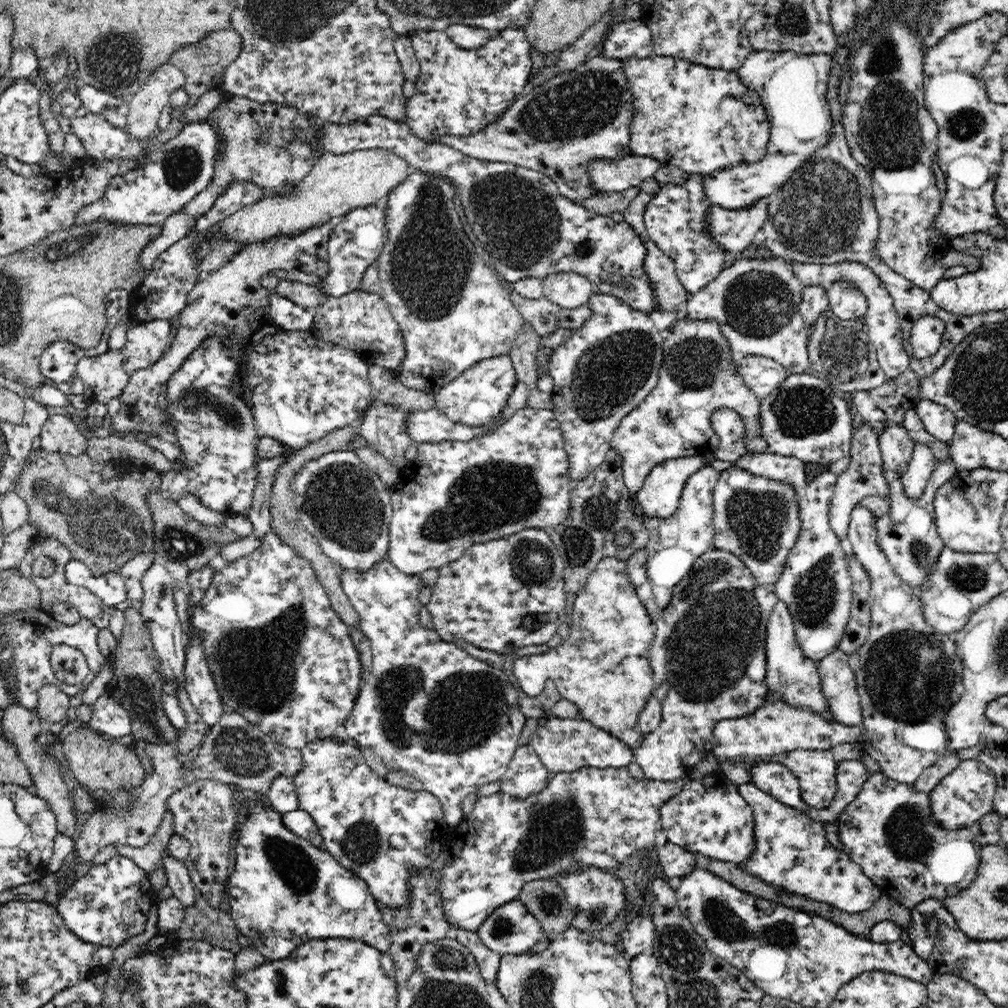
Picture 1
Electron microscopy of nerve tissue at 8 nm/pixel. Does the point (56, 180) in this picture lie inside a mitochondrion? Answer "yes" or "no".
no

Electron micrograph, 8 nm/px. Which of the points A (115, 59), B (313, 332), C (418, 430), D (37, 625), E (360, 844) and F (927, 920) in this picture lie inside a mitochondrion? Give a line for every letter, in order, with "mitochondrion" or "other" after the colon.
A: mitochondrion
B: other
C: other
D: other
E: mitochondrion
F: other

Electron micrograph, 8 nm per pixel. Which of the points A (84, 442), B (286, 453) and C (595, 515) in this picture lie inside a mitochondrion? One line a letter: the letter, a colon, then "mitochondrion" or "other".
A: other
B: other
C: mitochondrion

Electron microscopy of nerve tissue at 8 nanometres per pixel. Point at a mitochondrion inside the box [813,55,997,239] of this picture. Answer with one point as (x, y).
(966, 124)

